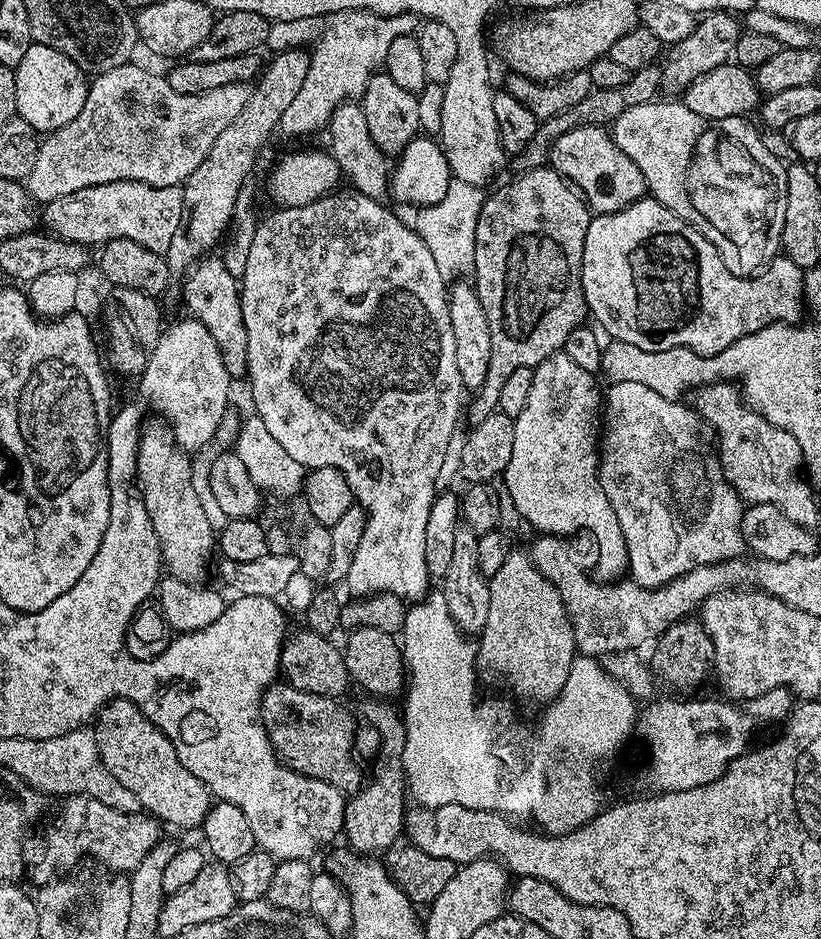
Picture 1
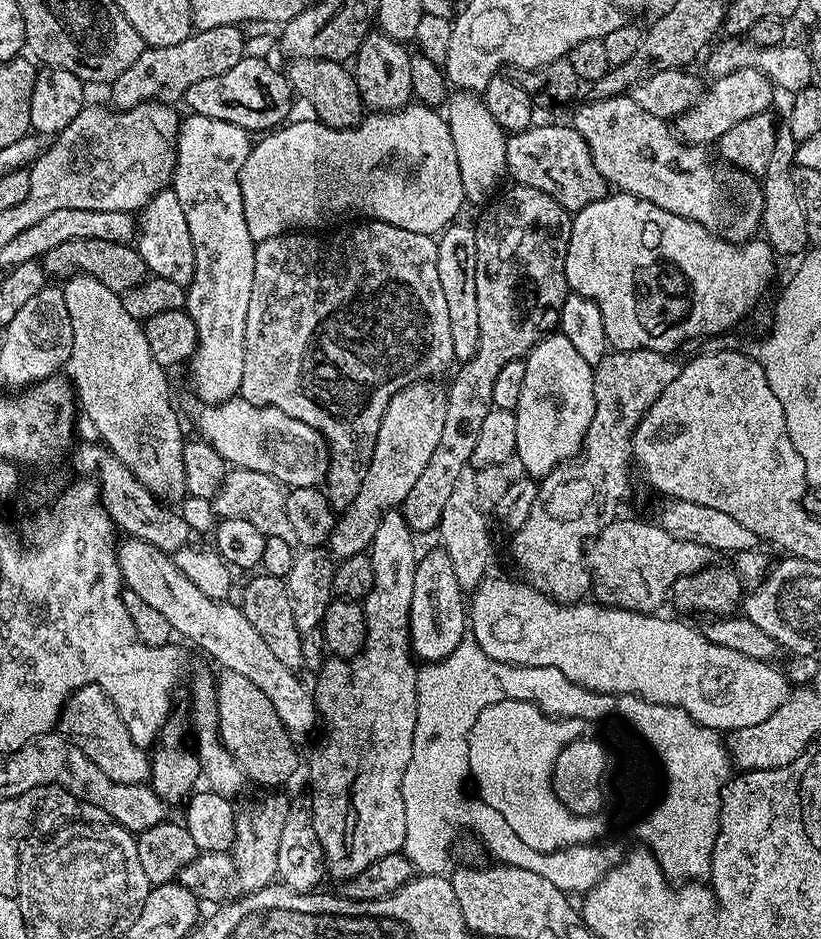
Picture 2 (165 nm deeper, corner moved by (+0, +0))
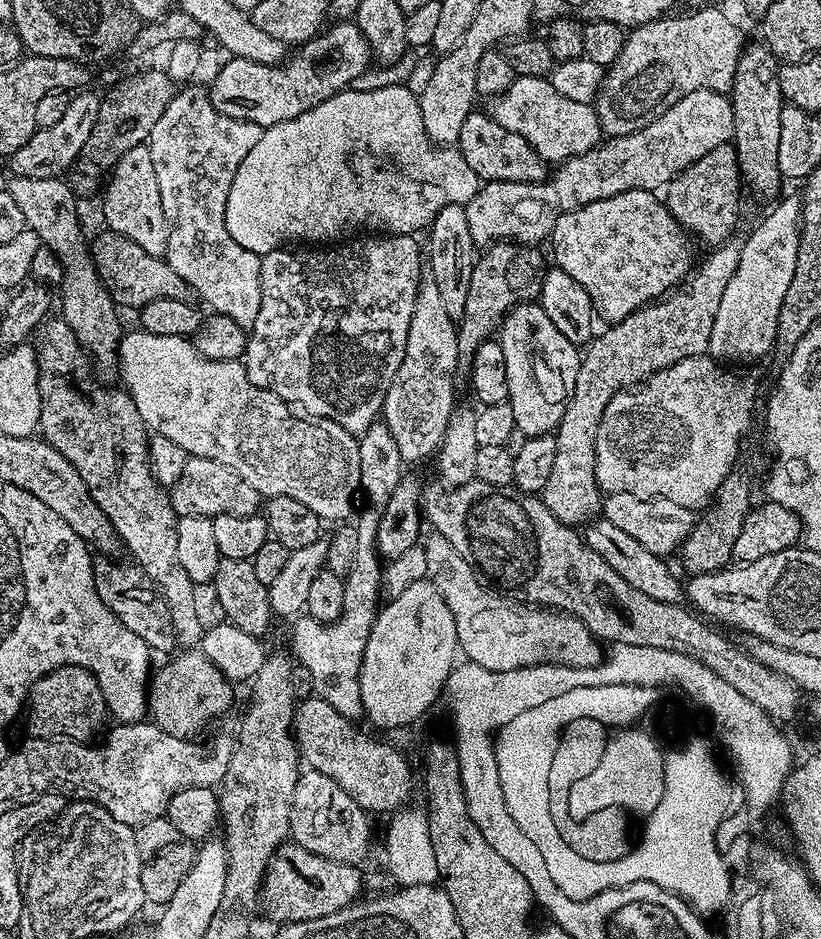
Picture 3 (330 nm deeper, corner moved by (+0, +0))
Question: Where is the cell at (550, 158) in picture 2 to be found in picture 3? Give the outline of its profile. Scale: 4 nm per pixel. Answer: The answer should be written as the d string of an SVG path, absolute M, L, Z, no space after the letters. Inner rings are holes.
M473 110L466 118L466 122L462 122L458 141L462 158L466 158L470 170L474 170L474 174L478 174L484 182L505 180L533 184L547 180L550 175L549 165L532 149L530 142L526 142L522 134L514 134L498 126L498 122L494 122L487 111L480 111Z

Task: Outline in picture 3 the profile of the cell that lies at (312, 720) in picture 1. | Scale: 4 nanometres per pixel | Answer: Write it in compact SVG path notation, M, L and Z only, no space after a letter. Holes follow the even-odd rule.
M180 650L168 659L172 658L151 673L147 715L166 734L196 738L215 716L231 706L234 684L199 650Z

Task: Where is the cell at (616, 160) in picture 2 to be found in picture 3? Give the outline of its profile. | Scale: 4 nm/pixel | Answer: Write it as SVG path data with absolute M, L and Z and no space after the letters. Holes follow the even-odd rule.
M517 76L510 90L495 97L491 104L492 120L514 134L522 134L546 162L569 160L601 143L602 129L595 107L566 98L554 88L551 79L543 76Z

